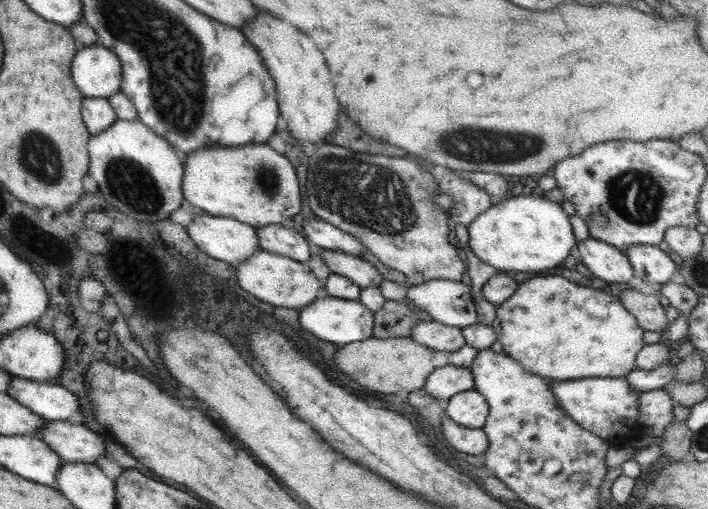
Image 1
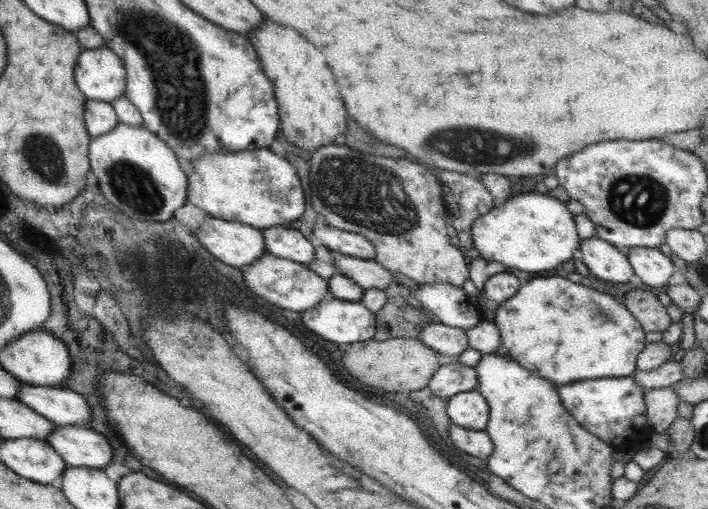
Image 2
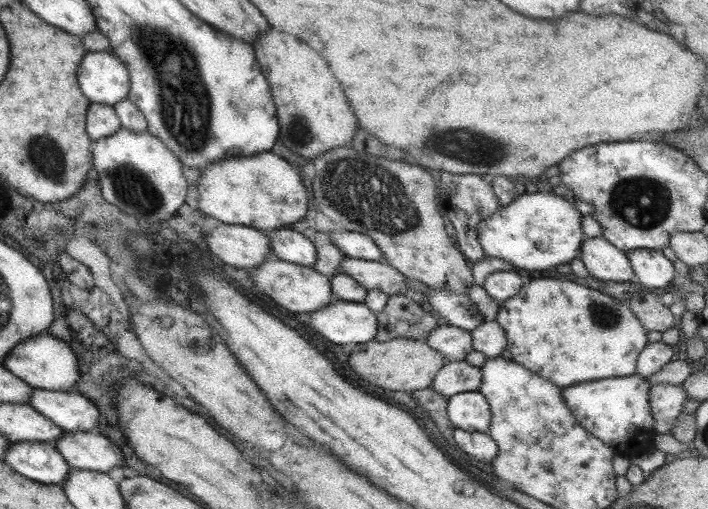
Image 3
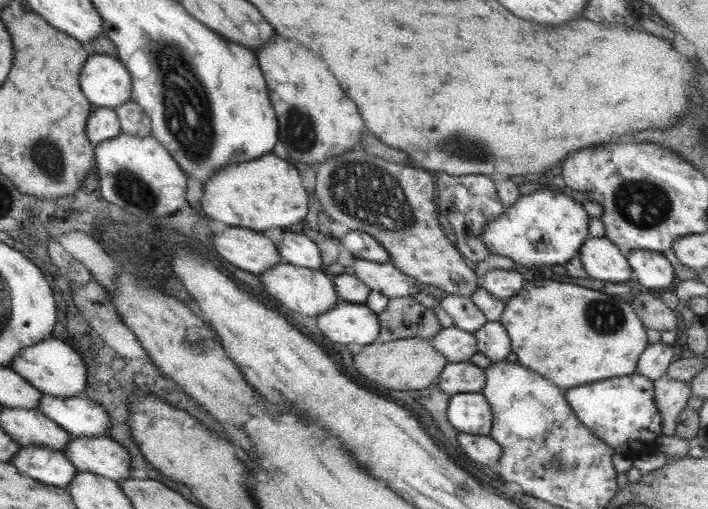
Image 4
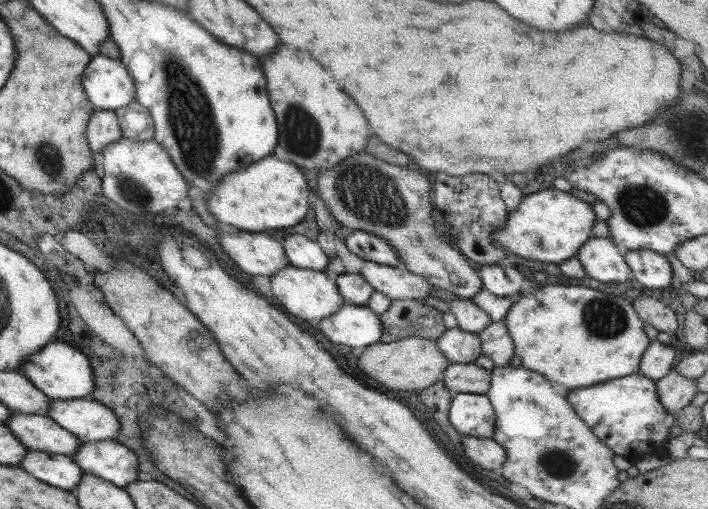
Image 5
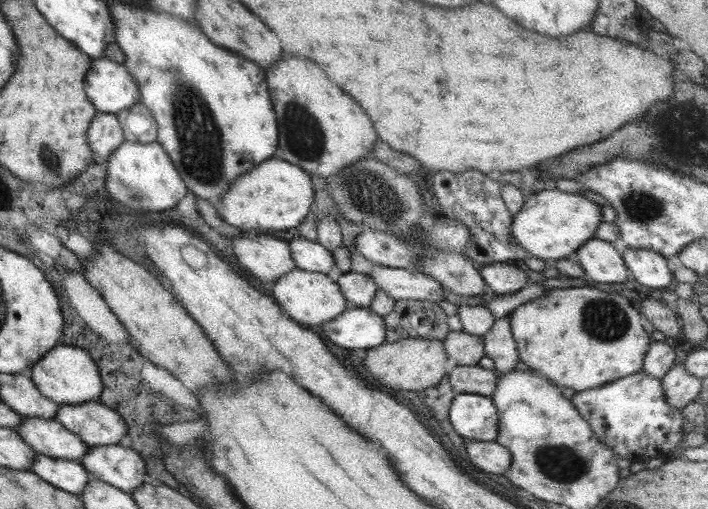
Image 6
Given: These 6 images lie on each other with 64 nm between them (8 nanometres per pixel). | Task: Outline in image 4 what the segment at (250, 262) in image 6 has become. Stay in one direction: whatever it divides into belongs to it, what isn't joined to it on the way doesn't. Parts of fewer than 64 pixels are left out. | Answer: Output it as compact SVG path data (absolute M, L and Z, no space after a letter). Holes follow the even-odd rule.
M223 227L225 230L212 234L211 244L215 252L255 276L273 264L281 262L276 246L263 233L241 227Z

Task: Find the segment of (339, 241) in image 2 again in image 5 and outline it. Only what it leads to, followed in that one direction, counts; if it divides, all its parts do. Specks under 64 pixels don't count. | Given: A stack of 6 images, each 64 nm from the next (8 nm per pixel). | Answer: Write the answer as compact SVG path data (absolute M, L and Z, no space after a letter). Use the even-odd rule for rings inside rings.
M357 230L344 238L344 244L349 252L361 260L394 267L400 264L391 245L373 233Z

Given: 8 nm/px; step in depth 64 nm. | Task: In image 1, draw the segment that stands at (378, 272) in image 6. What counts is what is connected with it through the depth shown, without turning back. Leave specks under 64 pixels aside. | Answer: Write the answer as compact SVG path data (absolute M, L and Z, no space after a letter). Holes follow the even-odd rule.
M319 249L317 256L320 256L329 272L345 277L360 289L377 287L383 280L377 269L359 256L329 249Z

